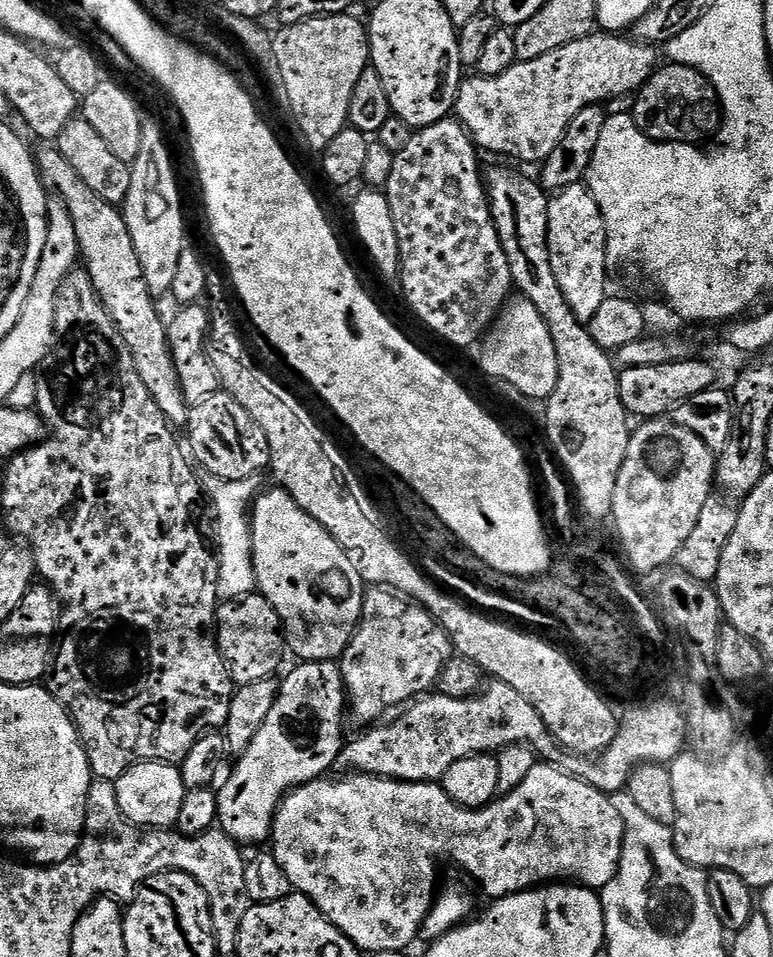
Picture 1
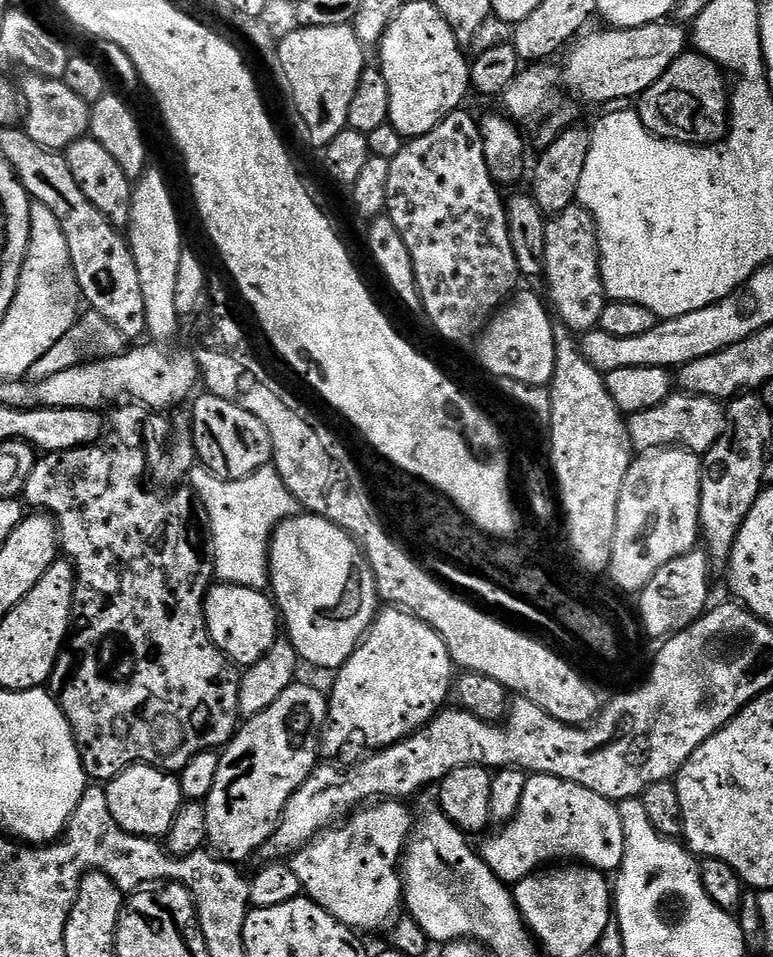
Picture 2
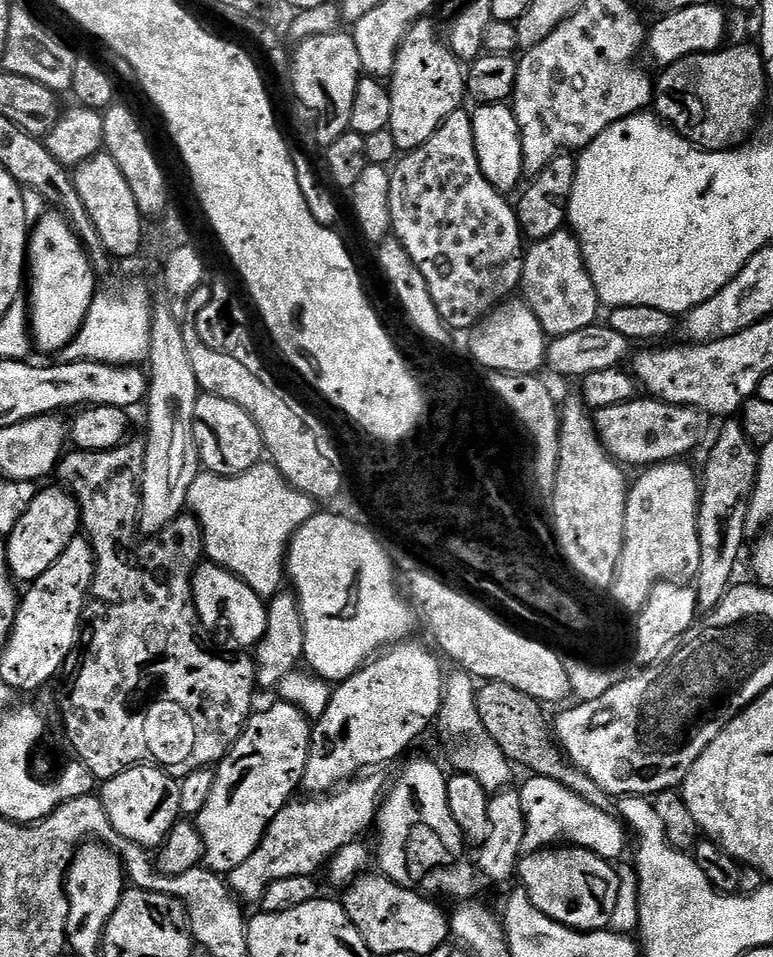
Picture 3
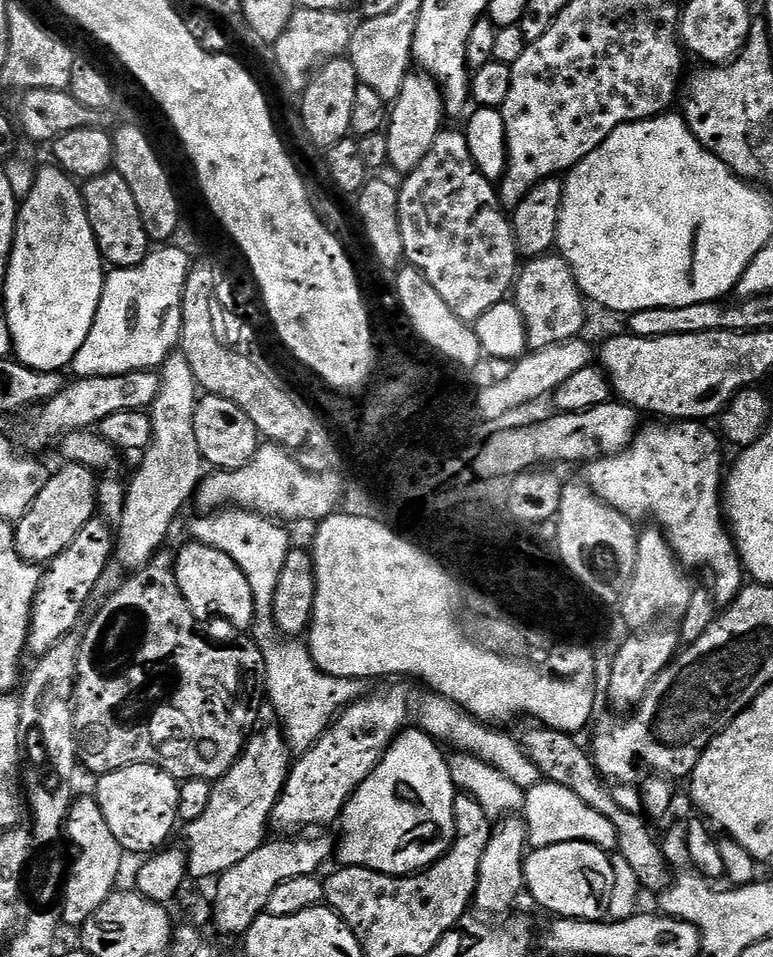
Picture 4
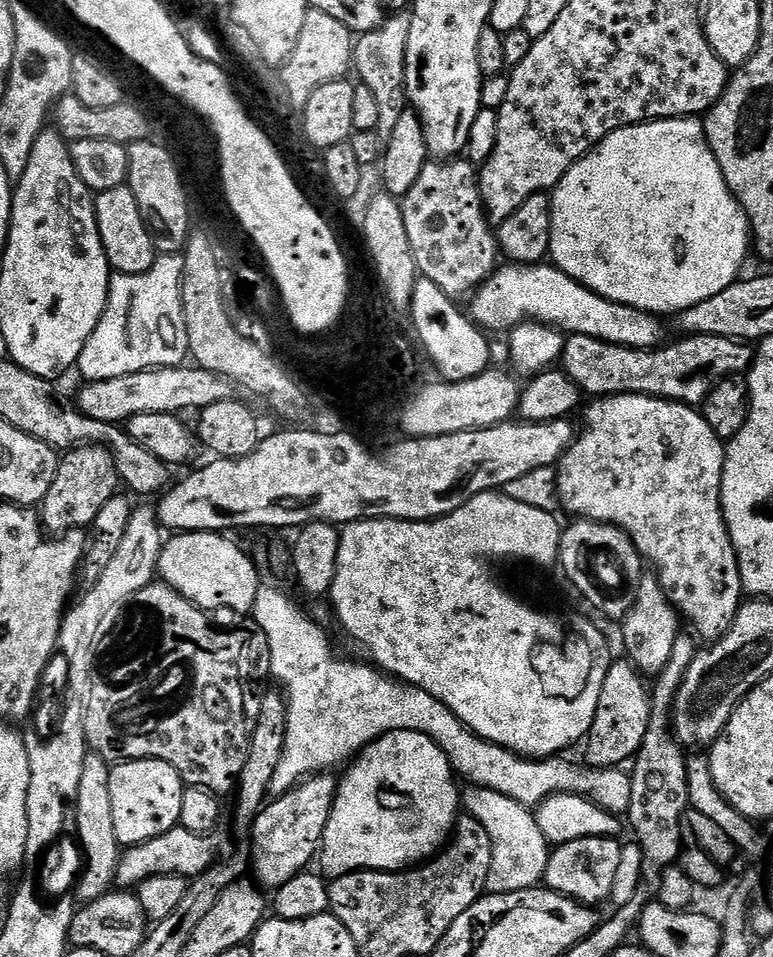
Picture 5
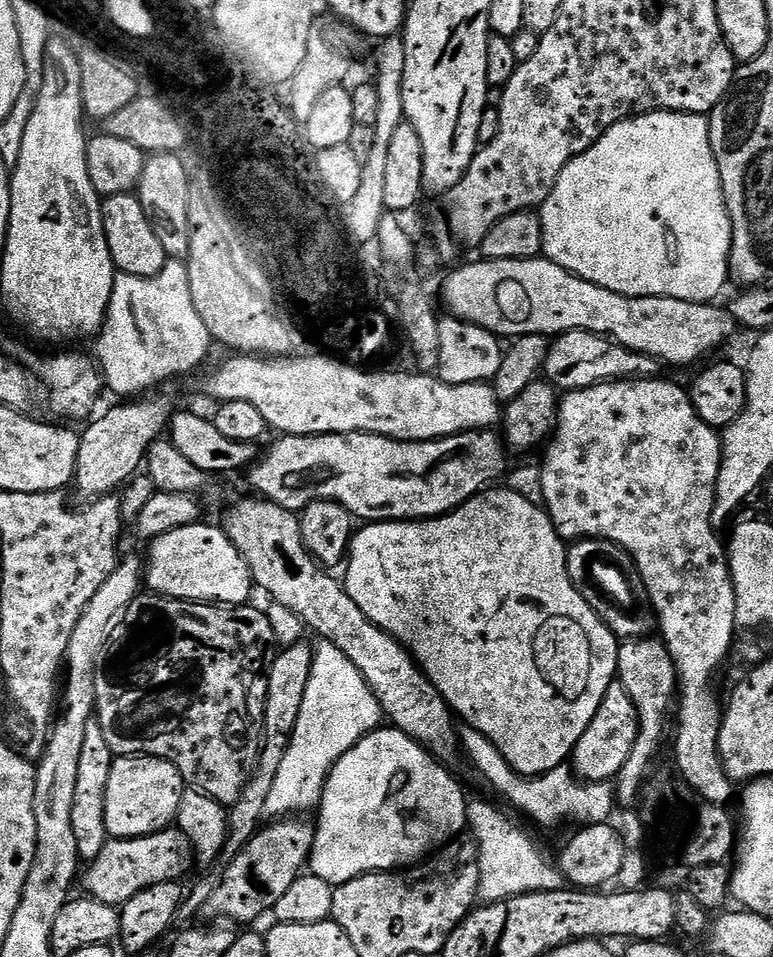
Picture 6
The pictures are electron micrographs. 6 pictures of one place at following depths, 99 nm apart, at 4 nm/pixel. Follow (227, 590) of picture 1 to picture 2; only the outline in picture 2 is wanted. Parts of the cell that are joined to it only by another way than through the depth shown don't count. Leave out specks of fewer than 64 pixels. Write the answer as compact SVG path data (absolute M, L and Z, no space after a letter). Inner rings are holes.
M268 464L254 474L237 480L227 480L209 468L196 466L190 473L190 487L202 508L204 503L208 511L206 528L212 531L212 548L216 551L215 575L226 584L242 582L248 588L267 589L270 584L272 536L283 520L292 519L298 512L294 494L290 494L276 465Z

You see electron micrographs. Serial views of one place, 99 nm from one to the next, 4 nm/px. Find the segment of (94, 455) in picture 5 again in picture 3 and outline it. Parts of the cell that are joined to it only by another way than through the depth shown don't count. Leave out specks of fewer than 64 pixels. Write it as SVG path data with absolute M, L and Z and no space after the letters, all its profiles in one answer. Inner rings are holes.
M60 486L55 487L41 487L26 514L22 514L14 530L7 533L8 570L13 581L31 582L46 574L46 570L58 562L58 554L62 554L62 550L66 550L67 544L81 531L80 503L71 492Z

